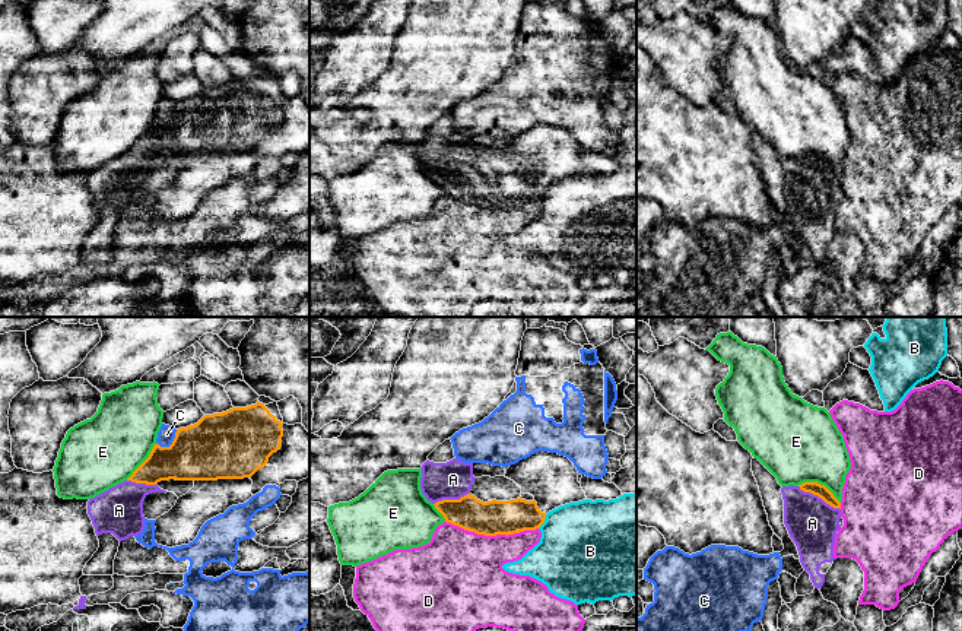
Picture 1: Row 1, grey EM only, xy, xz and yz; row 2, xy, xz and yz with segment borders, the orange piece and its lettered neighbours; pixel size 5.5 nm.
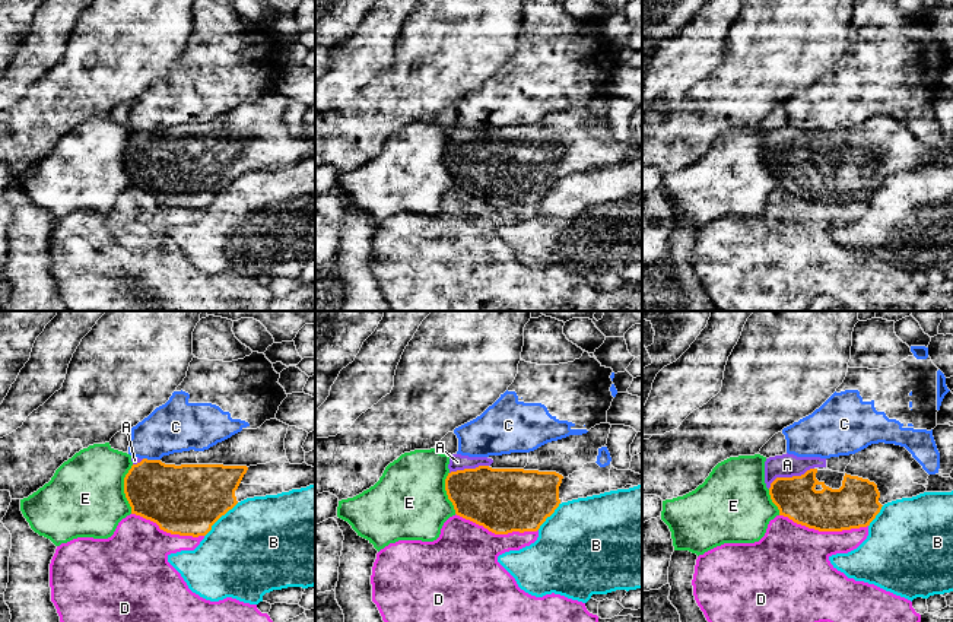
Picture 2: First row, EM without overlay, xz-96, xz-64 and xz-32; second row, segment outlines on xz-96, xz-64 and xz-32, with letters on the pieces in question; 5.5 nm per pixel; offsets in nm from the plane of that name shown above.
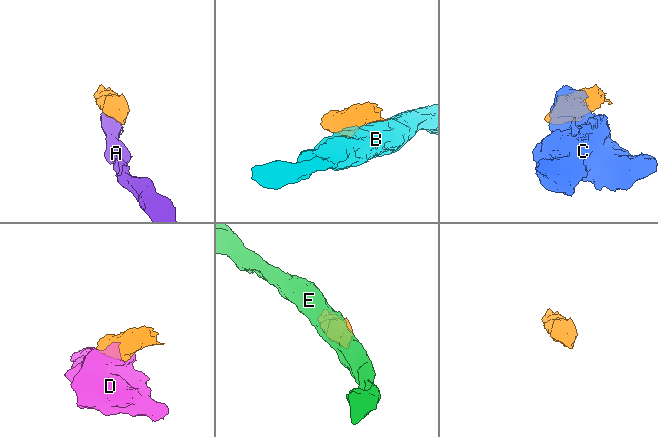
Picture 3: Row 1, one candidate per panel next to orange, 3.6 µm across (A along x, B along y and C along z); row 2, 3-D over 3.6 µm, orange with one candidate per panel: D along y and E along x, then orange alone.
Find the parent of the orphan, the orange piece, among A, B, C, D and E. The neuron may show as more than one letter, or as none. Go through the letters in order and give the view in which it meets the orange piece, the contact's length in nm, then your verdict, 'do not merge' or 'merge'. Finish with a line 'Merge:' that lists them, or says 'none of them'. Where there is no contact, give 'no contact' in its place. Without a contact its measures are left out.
A: yz | 260 nm | merge
B: xz | 90 nm | do not merge
C: xy | 150 nm | do not merge
D: xz | 500 nm | do not merge
E: yz | 260 nm | do not merge
Merge: A

